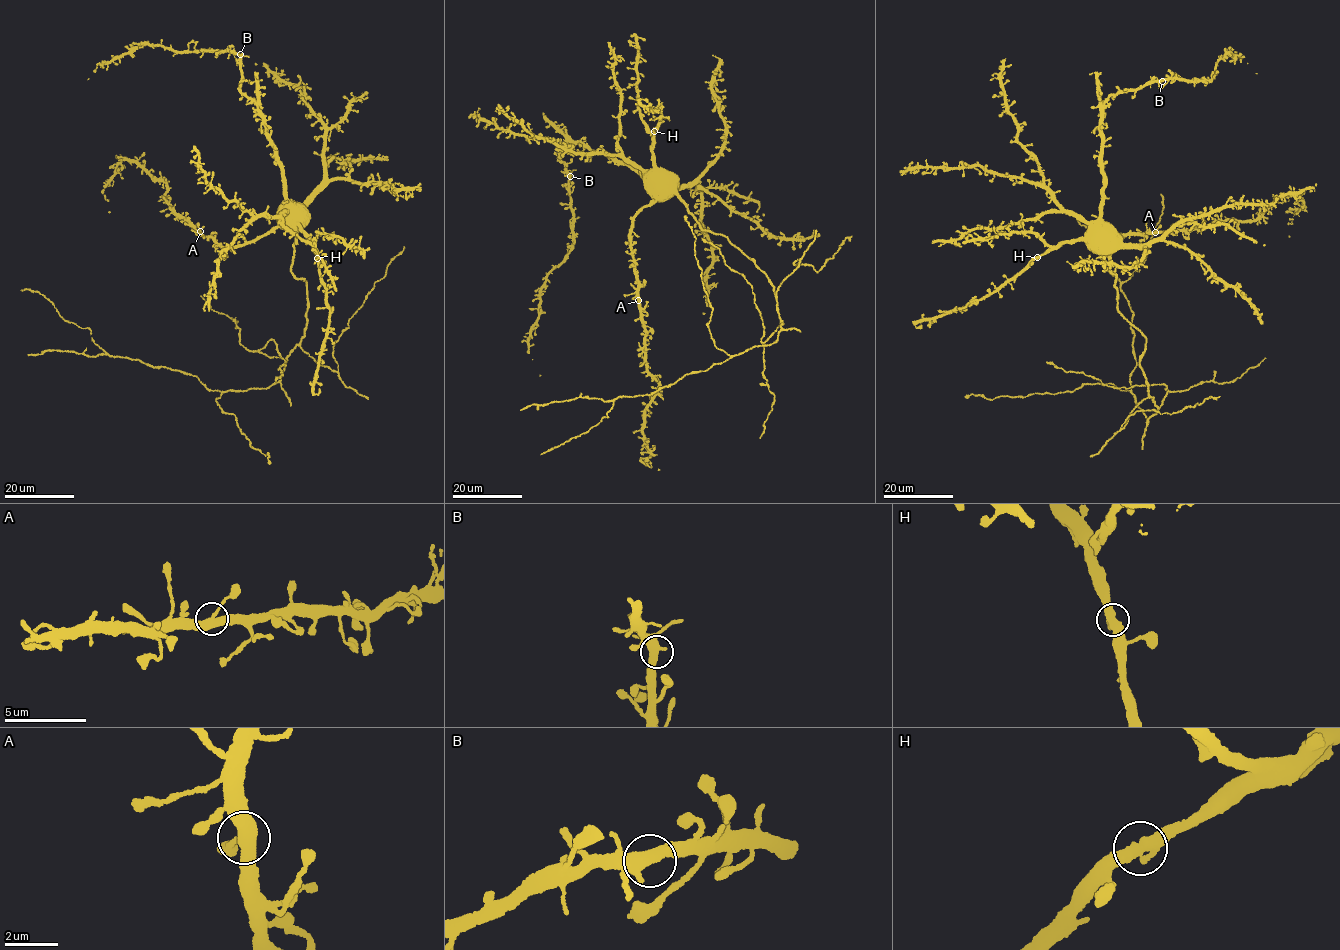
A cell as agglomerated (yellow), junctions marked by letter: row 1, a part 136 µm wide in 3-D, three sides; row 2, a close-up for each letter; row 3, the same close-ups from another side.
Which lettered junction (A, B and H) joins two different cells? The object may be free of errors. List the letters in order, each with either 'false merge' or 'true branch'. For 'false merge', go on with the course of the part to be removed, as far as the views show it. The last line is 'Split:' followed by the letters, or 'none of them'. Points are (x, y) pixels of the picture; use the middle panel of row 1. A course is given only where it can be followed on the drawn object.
A: true branch
B: true branch
H: true branch
Split: none of them

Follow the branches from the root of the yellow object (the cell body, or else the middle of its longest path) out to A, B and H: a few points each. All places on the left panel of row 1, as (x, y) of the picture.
A: (291, 212), (283, 211), (280, 224), (268, 232), (232, 247), (221, 246), (200, 231)
B: (291, 212), (293, 204), (286, 195), (283, 170), (260, 106), (238, 89), (240, 54)
H: (291, 212), (314, 246), (317, 258)

